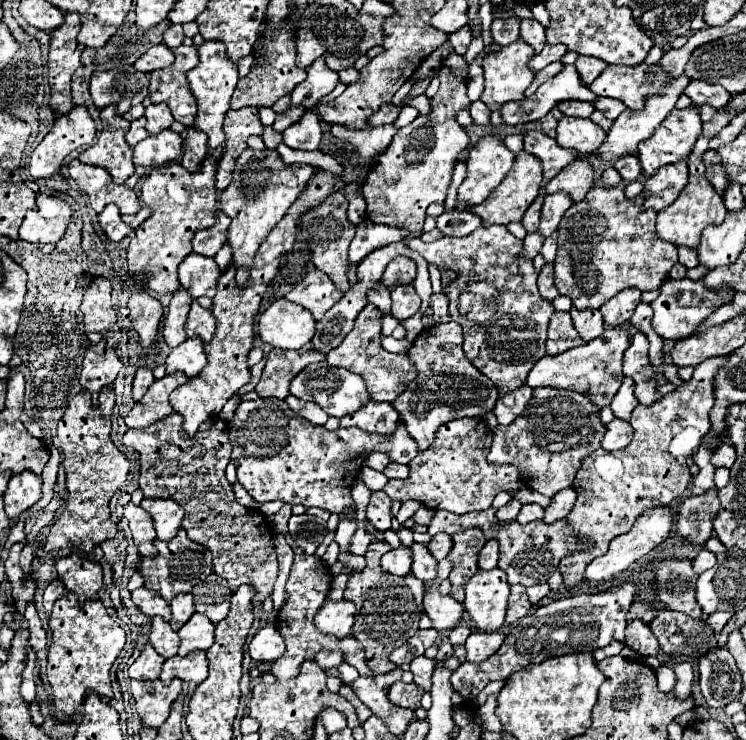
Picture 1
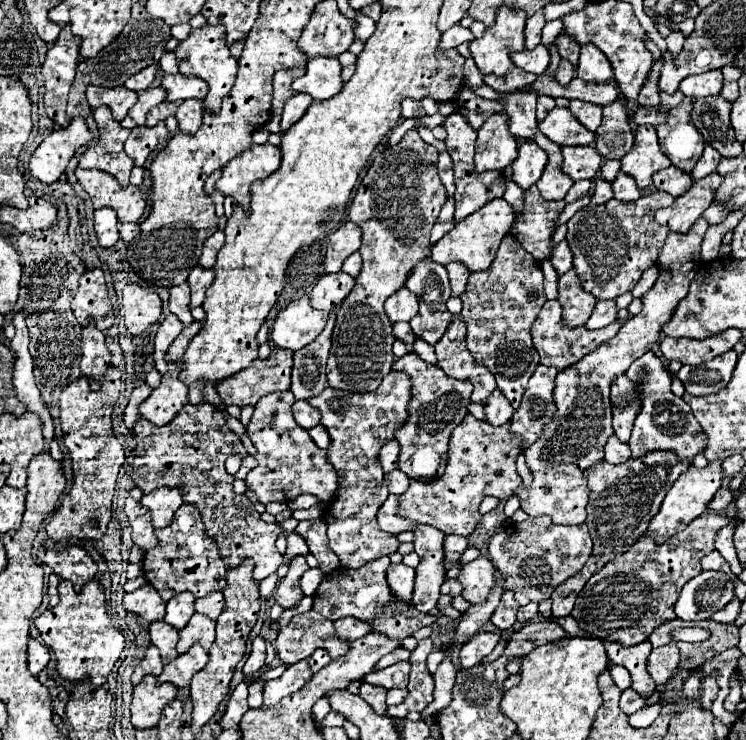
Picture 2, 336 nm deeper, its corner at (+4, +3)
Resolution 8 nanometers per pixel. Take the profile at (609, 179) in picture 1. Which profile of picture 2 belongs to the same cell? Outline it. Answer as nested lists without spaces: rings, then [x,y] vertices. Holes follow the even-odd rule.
[[[596,177],[594,193],[592,193],[592,203],[600,205],[600,203],[606,203],[610,199],[612,199],[612,185],[610,185],[610,181],[606,181],[602,177]]]

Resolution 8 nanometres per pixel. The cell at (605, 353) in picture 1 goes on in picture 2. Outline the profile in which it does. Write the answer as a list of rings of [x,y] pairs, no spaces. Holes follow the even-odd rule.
[[[700,217],[688,233],[670,231],[658,257],[658,281],[646,293],[648,305],[644,305],[642,313],[626,319],[620,331],[610,341],[594,349],[594,353],[588,353],[586,357],[582,357],[582,361],[576,361],[574,365],[558,373],[554,389],[554,401],[558,411],[552,423],[546,425],[546,429],[542,431],[542,437],[524,453],[534,481],[530,487],[516,489],[522,509],[530,517],[548,515],[558,525],[582,525],[586,521],[588,487],[582,471],[604,457],[604,443],[614,433],[610,411],[610,385],[614,377],[624,375],[624,371],[634,359],[652,349],[652,345],[660,339],[662,325],[670,319],[678,301],[686,297],[690,281],[698,269],[700,243],[706,229],[708,223],[704,217]]]

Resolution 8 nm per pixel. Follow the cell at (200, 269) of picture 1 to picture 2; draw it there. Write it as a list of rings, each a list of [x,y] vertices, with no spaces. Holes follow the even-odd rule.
[[[198,265],[190,271],[190,277],[188,277],[188,285],[190,285],[190,291],[192,291],[190,307],[198,307],[198,305],[204,303],[206,289],[210,287],[212,281],[214,281],[214,271],[212,269],[204,269],[204,267]]]

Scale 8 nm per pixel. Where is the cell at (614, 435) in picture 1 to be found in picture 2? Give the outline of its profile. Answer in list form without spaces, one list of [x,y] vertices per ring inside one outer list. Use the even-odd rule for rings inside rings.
[[[612,435],[608,439],[604,453],[606,453],[604,459],[610,461],[610,463],[622,463],[622,461],[630,459],[630,447],[628,447],[628,443],[622,443],[616,435]]]

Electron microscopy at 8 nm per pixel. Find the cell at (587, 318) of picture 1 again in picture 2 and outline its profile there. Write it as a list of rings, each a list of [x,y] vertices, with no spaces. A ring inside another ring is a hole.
[[[574,269],[560,275],[558,287],[560,287],[558,301],[562,305],[562,311],[564,311],[562,319],[566,321],[566,325],[570,325],[570,327],[586,325],[586,321],[590,319],[592,309],[596,305],[596,297],[582,289]]]

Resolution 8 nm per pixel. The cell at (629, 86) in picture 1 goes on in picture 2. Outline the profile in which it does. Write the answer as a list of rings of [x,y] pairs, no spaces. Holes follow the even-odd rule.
[[[594,45],[582,47],[576,75],[586,83],[606,83],[606,81],[614,79],[612,65],[608,63],[606,55]]]

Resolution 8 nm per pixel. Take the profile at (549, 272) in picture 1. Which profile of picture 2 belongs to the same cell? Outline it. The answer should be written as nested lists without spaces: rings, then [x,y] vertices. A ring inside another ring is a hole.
[[[562,241],[560,245],[556,245],[552,249],[550,261],[552,261],[552,265],[554,265],[554,269],[556,269],[558,275],[562,275],[562,273],[566,273],[566,271],[572,269],[572,253],[570,253],[566,241]]]

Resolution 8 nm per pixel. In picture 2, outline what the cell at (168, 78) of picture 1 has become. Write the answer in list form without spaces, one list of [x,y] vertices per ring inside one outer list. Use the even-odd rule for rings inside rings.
[[[164,75],[162,87],[166,89],[166,101],[186,101],[186,99],[204,99],[208,93],[206,81],[188,75]]]

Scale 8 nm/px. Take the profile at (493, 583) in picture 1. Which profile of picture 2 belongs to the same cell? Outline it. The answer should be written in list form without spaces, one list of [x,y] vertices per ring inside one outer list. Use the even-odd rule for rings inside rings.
[[[478,557],[472,563],[460,565],[458,581],[462,583],[462,597],[472,605],[486,603],[490,591],[496,585],[494,573],[496,573],[496,567],[486,557]]]

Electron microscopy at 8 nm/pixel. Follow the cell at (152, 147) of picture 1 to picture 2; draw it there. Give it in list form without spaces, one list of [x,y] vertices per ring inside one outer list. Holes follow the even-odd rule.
[[[158,123],[156,127],[134,127],[130,137],[124,143],[124,151],[134,159],[134,165],[144,167],[148,155],[156,151],[158,145],[162,145],[168,139],[166,123]]]

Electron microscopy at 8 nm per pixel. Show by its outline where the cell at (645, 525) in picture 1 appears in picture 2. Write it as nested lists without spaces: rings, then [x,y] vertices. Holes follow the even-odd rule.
[[[712,461],[708,463],[704,469],[694,469],[690,467],[686,473],[682,473],[674,485],[670,487],[670,491],[666,493],[658,513],[652,517],[646,533],[642,537],[652,537],[654,541],[662,543],[666,539],[670,539],[674,533],[682,531],[692,519],[696,519],[698,515],[702,515],[706,511],[706,505],[710,503],[710,499],[714,497],[714,493],[720,489],[720,483],[722,483],[722,469],[720,469],[720,463],[722,461]]]

